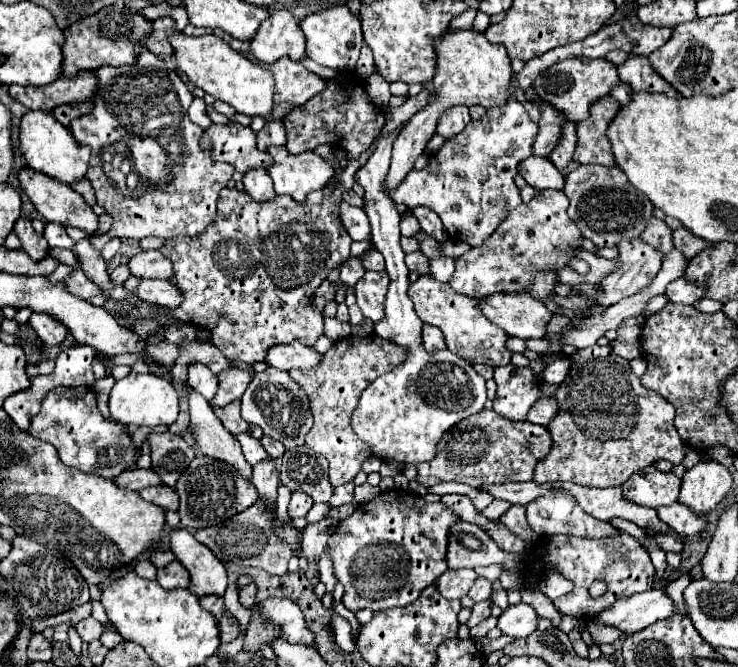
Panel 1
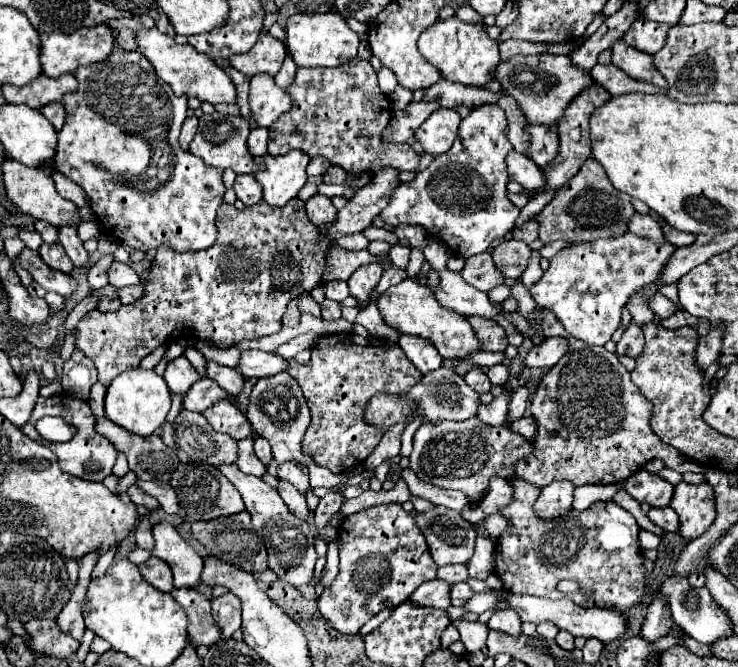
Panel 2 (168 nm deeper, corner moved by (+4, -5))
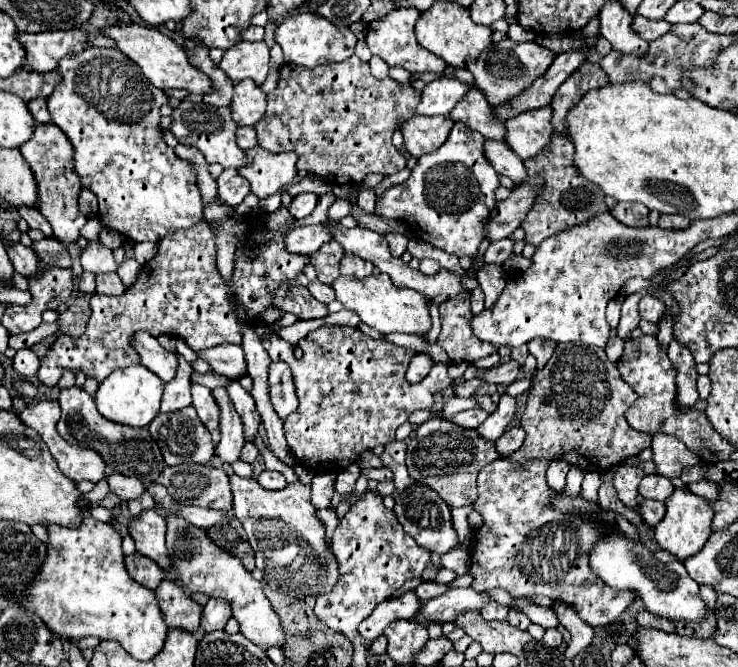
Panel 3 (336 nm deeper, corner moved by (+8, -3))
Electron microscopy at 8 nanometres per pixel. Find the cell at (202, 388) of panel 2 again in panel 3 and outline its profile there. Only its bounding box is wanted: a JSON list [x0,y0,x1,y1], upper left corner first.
[160,352,193,412]

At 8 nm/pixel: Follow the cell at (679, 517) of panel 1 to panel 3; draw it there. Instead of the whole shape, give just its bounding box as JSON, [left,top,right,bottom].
[640,500,666,526]

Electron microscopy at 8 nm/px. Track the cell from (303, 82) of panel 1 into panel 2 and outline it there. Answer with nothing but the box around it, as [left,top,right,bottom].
[250,74,292,126]

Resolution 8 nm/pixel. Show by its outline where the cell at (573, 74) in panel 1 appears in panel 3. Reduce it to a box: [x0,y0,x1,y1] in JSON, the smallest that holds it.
[466,38,554,106]

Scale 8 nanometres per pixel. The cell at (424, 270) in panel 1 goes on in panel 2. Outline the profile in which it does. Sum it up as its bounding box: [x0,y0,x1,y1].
[390,244,410,268]

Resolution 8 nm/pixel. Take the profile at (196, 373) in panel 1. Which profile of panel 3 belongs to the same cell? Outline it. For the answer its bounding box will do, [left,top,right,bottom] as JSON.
[132,332,176,382]

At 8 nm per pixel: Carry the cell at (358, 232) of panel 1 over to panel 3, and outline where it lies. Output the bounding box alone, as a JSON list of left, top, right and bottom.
[288,194,318,218]

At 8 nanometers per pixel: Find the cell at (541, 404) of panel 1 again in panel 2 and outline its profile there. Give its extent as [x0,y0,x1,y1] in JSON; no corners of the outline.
[510,416,536,440]

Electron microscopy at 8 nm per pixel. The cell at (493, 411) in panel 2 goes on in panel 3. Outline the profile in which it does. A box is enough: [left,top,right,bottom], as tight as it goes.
[448,406,488,428]

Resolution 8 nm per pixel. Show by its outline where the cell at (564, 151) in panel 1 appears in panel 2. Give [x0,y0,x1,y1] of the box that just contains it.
[526,124,560,168]

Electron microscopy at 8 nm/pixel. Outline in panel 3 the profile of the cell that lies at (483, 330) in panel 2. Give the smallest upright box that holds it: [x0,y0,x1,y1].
[438,298,494,362]

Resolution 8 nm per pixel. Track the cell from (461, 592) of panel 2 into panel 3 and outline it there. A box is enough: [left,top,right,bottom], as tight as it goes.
[416,582,448,600]

